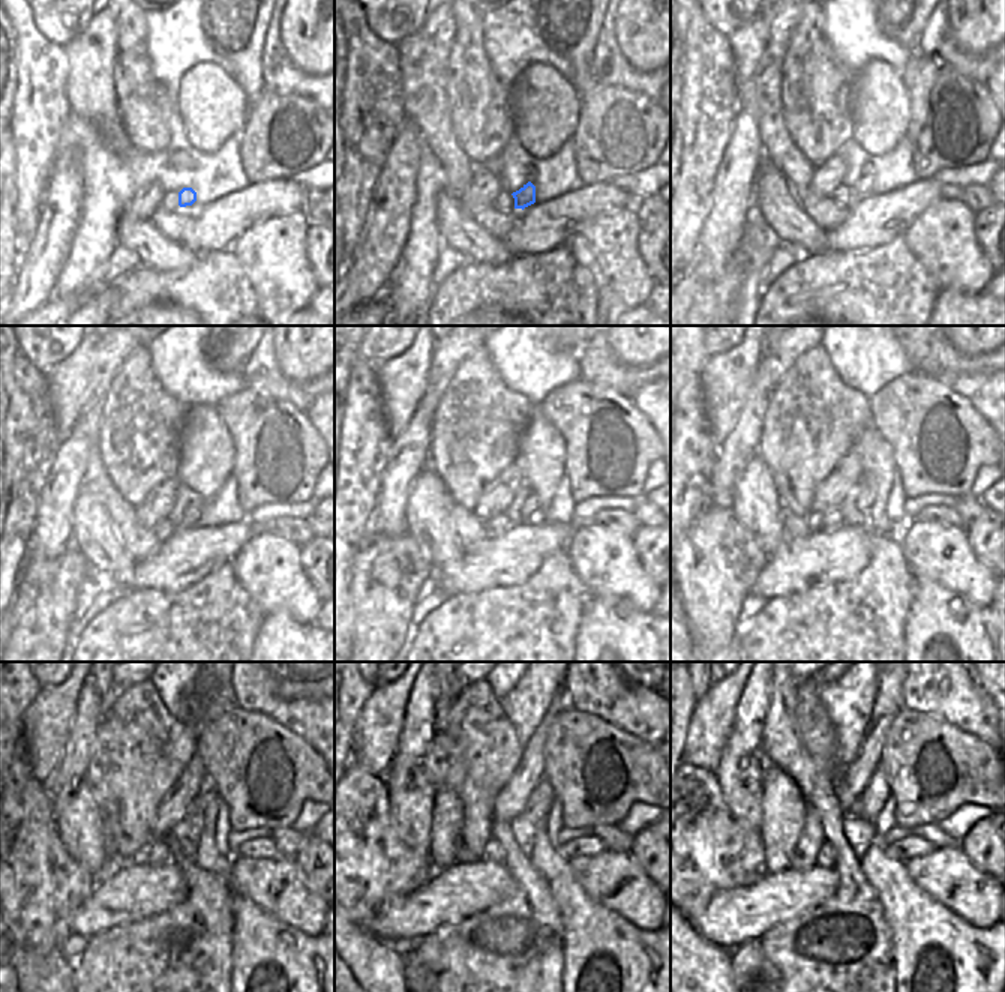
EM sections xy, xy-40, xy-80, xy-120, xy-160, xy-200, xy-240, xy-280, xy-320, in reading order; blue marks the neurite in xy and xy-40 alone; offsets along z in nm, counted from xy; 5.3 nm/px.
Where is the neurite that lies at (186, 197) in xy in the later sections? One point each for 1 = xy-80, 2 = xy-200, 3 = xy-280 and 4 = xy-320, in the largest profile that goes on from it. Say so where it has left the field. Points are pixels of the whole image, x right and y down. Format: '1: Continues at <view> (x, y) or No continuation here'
1: Continues at xy-80 (863, 186)
2: Continues at xy-200 (864, 500)
3: Continues at xy-280 (537, 806)
4: Continues at xy-320 (860, 827)

